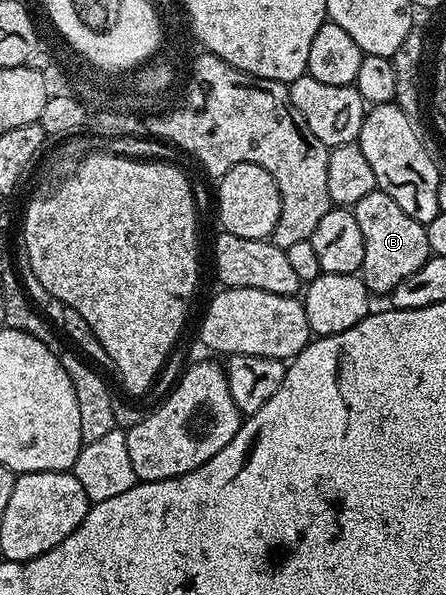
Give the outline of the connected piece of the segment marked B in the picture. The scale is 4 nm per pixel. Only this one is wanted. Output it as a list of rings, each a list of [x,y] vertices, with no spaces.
[[[379,190],[366,194],[362,202],[354,205],[354,211],[364,243],[364,257],[359,275],[369,293],[391,294],[398,282],[410,278],[410,274],[414,274],[418,266],[427,262],[430,255],[427,227],[410,218],[410,214],[406,214],[406,210],[402,210],[402,206],[398,206],[398,202],[390,198],[390,194]]]

